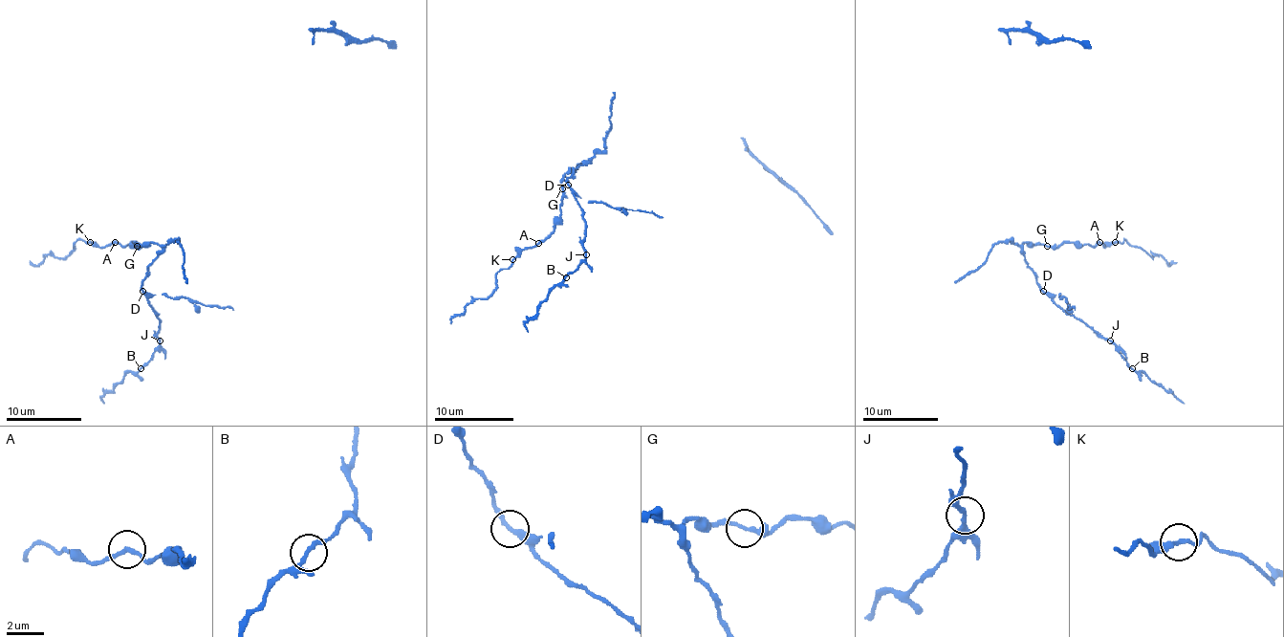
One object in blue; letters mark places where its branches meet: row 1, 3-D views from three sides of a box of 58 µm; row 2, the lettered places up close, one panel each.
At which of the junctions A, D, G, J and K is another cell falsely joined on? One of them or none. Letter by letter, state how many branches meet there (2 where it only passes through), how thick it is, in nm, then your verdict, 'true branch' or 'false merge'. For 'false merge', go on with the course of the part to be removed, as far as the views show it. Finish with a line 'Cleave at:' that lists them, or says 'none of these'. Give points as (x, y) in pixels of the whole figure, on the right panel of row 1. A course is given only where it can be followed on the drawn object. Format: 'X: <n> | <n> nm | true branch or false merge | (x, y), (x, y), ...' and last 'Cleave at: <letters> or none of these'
A: 2 | 220 nm | true branch
D: 2 | 240 nm | true branch
G: 2 | 200 nm | true branch
J: 2 | 220 nm | false merge | (1111, 340), (1130, 366), (1145, 372), (1185, 403)
K: 2 | 220 nm | true branch
Cleave at: J

